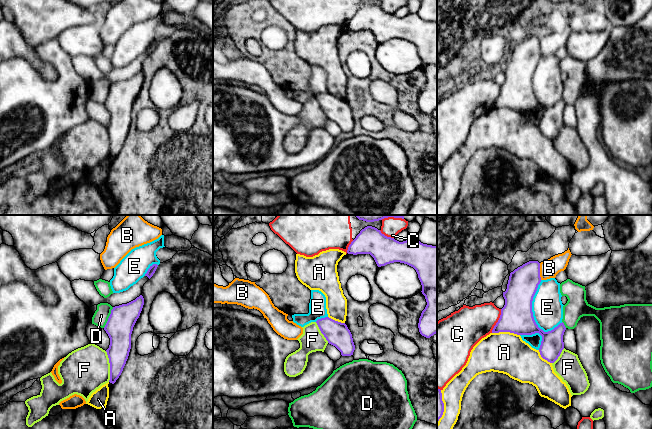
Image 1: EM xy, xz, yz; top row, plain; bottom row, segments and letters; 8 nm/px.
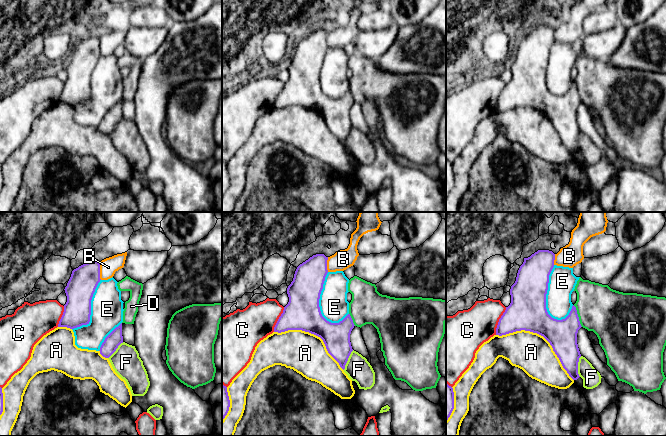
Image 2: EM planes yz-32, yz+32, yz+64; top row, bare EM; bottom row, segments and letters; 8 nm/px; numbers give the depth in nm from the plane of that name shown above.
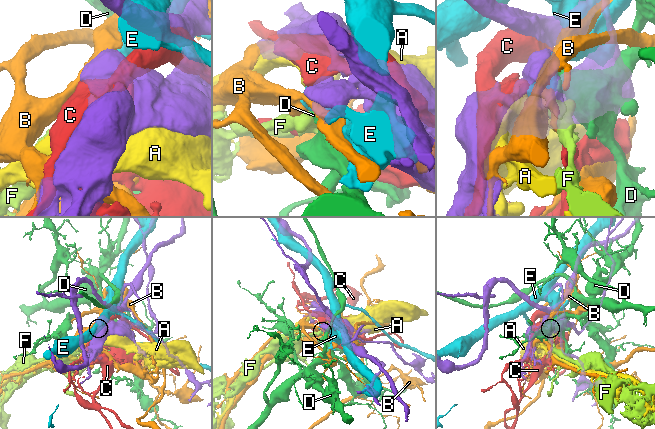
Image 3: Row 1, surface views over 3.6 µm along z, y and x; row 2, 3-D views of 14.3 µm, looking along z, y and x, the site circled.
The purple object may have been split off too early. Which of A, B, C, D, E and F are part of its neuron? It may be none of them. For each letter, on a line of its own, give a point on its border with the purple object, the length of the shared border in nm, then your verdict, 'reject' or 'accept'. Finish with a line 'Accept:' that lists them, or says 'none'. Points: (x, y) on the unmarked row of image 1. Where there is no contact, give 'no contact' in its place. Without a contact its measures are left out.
A: contact yz (506, 107); length 220 nm; reject
B: contact yz (539, 47); length 140 nm; reject
C: contact yz (498, 97); length 200 nm; reject
D: contact xy (109, 93); length 190 nm; reject
E: contact yz (531, 84); length 420 nm; reject
F: contact xy (110, 142); length 260 nm; reject
Accept: none

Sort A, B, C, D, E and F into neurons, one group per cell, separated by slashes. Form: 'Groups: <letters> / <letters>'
Groups: A / B / C F / D / E

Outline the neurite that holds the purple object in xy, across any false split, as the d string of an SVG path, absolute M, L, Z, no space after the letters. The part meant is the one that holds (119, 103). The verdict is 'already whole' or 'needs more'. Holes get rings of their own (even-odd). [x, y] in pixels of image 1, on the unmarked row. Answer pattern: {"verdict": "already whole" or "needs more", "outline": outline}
{"verdict": "already whole", "outline": "M142 71L135 76L113 83L104 106L110 114L106 126L110 139L110 156L114 160L121 151L131 125L131 110L144 81Z"}

